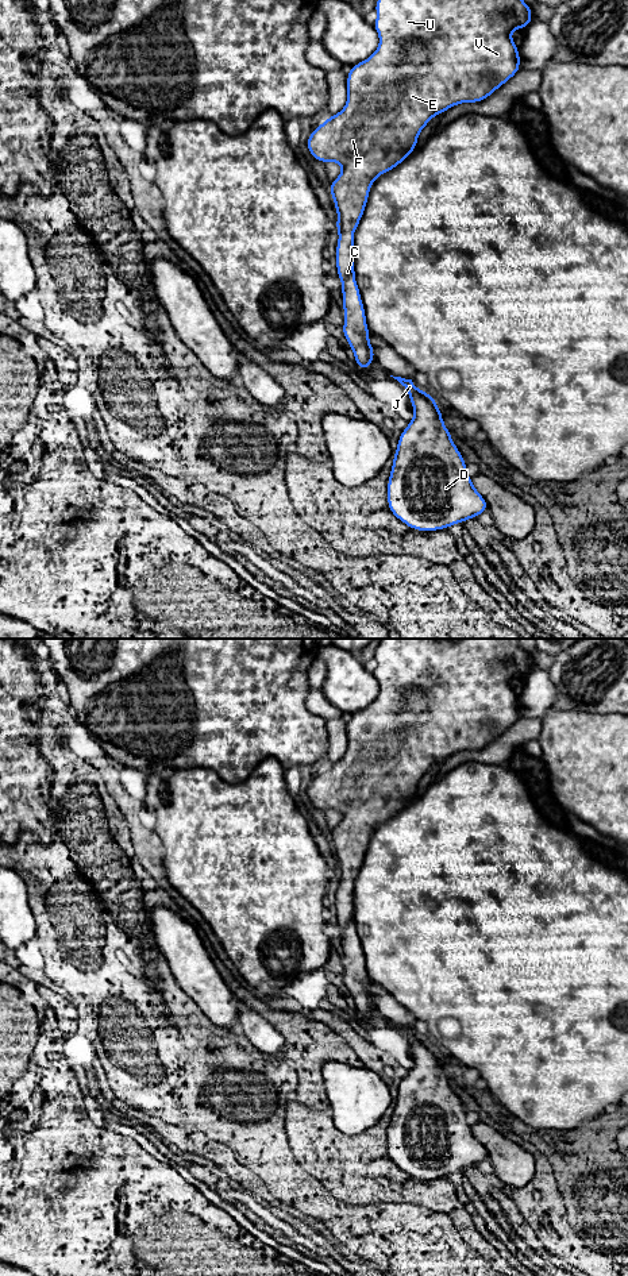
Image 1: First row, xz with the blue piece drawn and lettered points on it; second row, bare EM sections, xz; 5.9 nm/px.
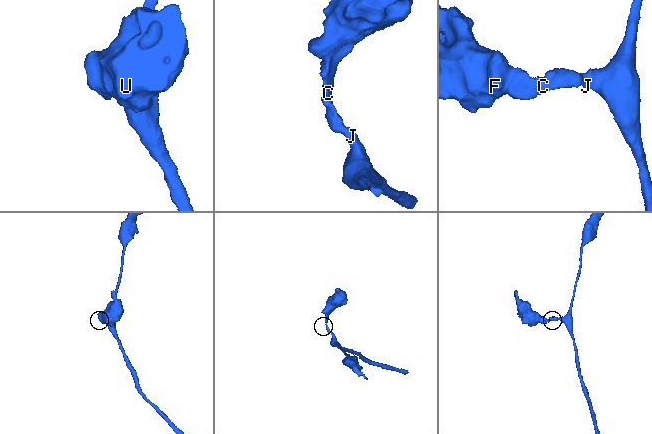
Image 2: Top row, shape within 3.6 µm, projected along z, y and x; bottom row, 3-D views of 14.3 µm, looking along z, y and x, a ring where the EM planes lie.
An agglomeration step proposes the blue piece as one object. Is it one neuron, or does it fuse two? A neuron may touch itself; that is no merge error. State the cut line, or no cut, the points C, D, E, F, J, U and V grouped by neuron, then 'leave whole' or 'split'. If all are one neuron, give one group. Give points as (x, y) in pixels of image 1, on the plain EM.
no cut; C D E F J U V; leave whole

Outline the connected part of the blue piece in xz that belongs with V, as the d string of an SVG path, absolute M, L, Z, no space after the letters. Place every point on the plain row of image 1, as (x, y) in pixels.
M381 639L374 659L378 663L377 668L373 672L373 675L380 683L378 697L367 708L351 714L351 718L347 721L347 751L344 756L339 762L325 767L323 772L317 774L305 790L309 801L315 807L323 812L338 810L343 816L340 824L330 832L331 844L338 860L338 870L335 872L335 876L339 880L339 888L336 891L335 913L338 917L338 925L342 929L342 944L343 944L342 956L346 963L342 980L346 984L351 998L354 999L355 1005L354 1009L358 1011L359 1018L362 1019L370 1015L370 1013L374 1010L374 995L367 988L371 982L366 972L366 961L363 951L361 948L361 940L355 929L352 882L357 879L357 875L365 860L370 836L378 824L390 820L411 803L411 801L417 794L419 782L435 763L444 762L448 756L458 753L461 751L479 751L488 747L494 739L502 735L521 717L519 695L511 686L511 681L519 676L525 678L525 675L532 671L531 655L529 652L521 648L519 639Z

